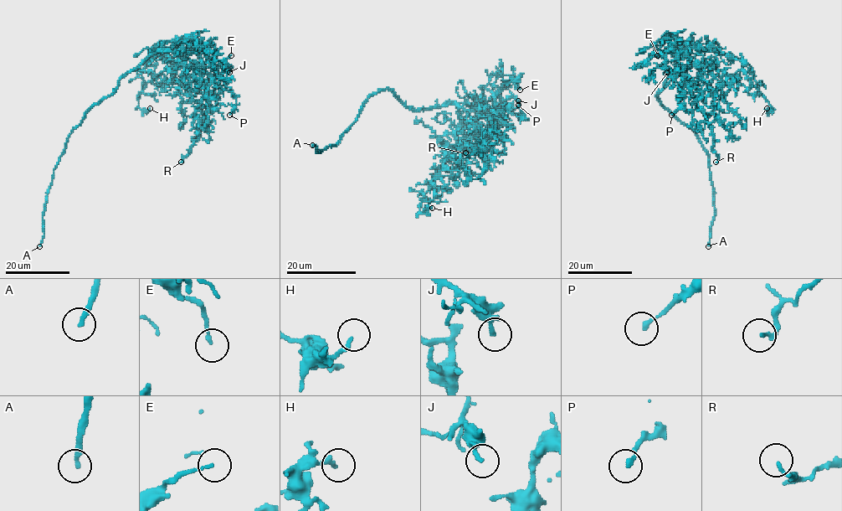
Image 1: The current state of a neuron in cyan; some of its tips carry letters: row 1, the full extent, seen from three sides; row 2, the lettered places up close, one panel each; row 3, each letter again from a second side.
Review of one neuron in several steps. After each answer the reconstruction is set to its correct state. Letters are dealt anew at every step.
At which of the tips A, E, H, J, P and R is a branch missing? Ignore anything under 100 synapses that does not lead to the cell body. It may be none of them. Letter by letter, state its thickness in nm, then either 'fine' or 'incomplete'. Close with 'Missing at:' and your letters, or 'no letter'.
A: 240 nm thick; incomplete
E: 120 nm thick; fine
H: 160 nm thick; fine
J: 260 nm thick; fine
P: 190 nm thick; fine
R: 150 nm thick; fine
Missing at: A

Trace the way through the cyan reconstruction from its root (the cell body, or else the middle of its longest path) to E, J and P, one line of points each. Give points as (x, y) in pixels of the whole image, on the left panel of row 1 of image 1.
E: (128, 71), (158, 51), (179, 49), (187, 36), (194, 38), (206, 54), (216, 60), (231, 55)
J: (128, 71), (158, 51), (179, 49), (183, 40), (191, 36), (212, 46), (214, 57), (229, 72)
P: (128, 71), (158, 51), (175, 51), (186, 58), (184, 69), (209, 74), (232, 92), (236, 104), (229, 115)

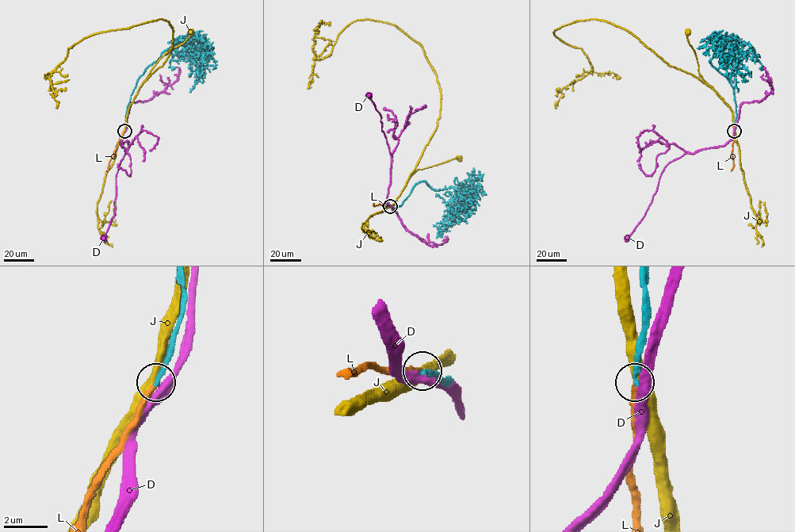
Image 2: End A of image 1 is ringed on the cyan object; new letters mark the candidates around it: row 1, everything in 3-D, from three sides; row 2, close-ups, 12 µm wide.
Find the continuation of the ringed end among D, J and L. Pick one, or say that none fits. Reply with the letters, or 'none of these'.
L

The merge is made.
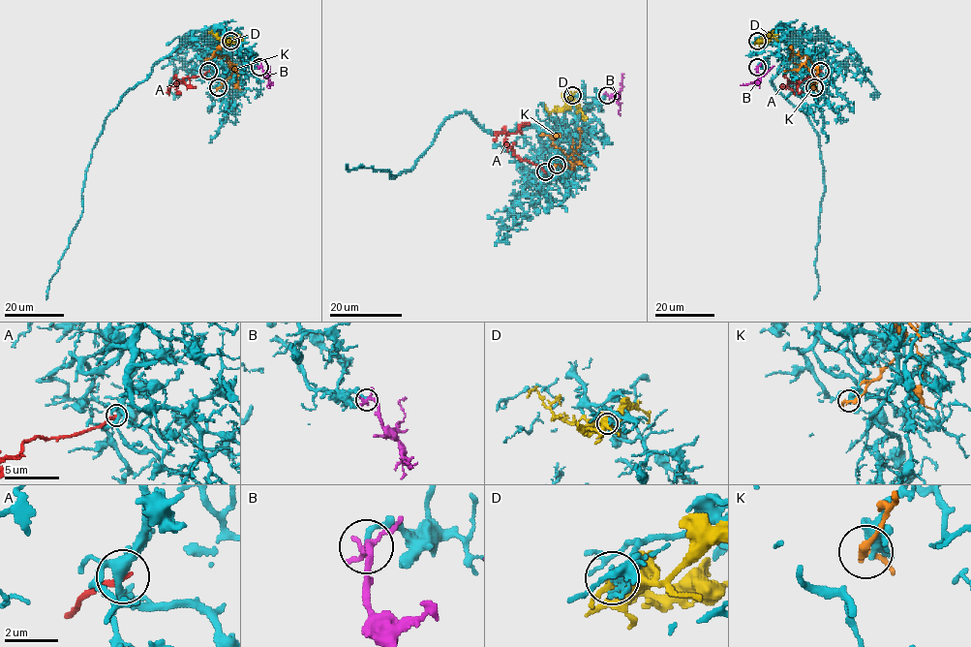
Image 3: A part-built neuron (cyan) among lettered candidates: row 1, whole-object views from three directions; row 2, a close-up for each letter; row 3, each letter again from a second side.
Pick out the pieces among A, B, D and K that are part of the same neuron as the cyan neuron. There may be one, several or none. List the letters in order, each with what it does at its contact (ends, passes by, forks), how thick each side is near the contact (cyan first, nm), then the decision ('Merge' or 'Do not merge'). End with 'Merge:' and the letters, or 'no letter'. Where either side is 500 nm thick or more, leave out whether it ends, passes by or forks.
A: It ends there. Thickness 360 nm (cyan) against 200 nm. Do not merge
B: It passes by. Thickness 200 nm (cyan) against 240 nm. Merge
D: It passes by. Thickness 120 nm (cyan) against 440 nm. Do not merge
K: It passes by. Thickness 440 nm (cyan) against 240 nm. Do not merge
Merge: B

